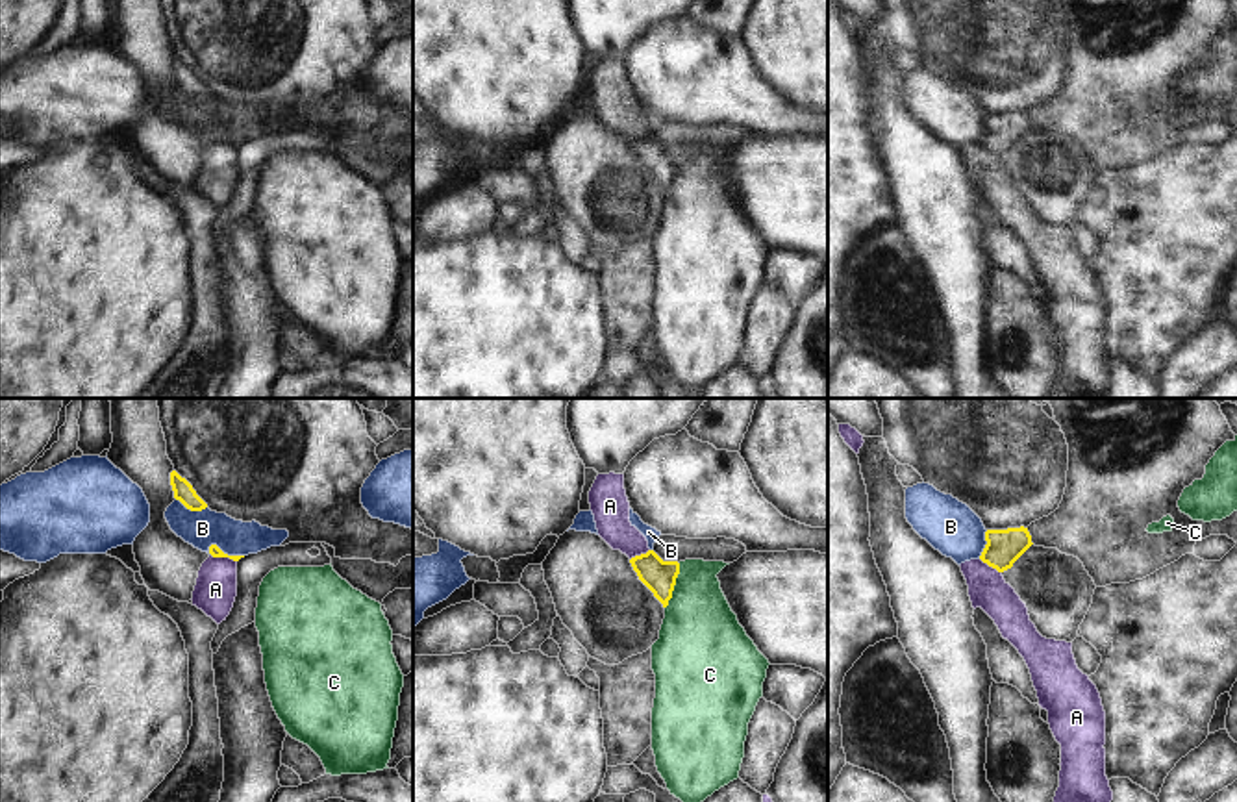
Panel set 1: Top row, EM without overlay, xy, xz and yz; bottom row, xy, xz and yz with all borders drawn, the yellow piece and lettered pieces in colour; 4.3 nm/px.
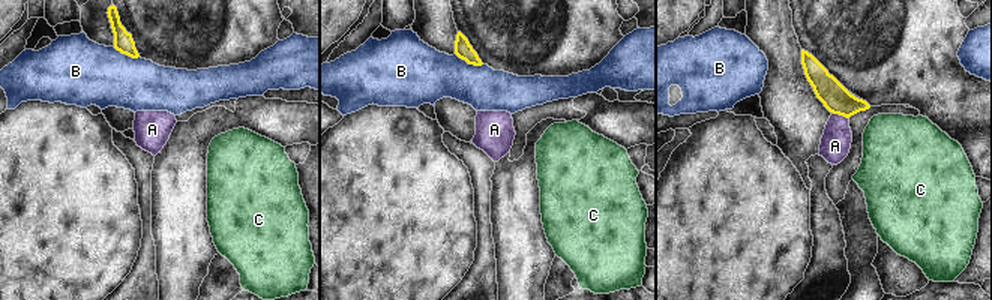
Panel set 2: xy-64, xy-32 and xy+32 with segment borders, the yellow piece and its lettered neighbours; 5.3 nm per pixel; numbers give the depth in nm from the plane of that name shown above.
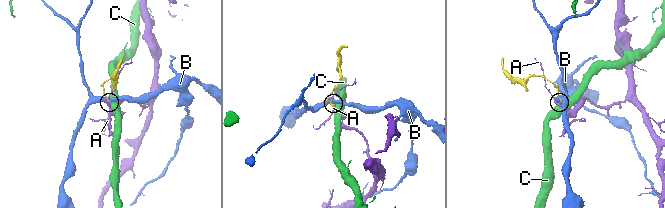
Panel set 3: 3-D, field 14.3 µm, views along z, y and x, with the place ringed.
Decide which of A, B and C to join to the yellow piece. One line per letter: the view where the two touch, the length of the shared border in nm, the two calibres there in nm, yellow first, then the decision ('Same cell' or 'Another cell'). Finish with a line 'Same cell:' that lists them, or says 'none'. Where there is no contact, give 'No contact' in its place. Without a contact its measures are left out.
A: Touches yellow in xy. Shared border 120 nm. Thickness 50 nm (yellow) against 180 nm. Another cell
B: Touches yellow in xy. Shared border 170 nm. Thickness 50 nm (yellow) against 160 nm. Another cell
C: Touches yellow in xz. Shared border 220 nm. Thickness 140 nm (yellow) against 340 nm. Another cell
Same cell: none.

